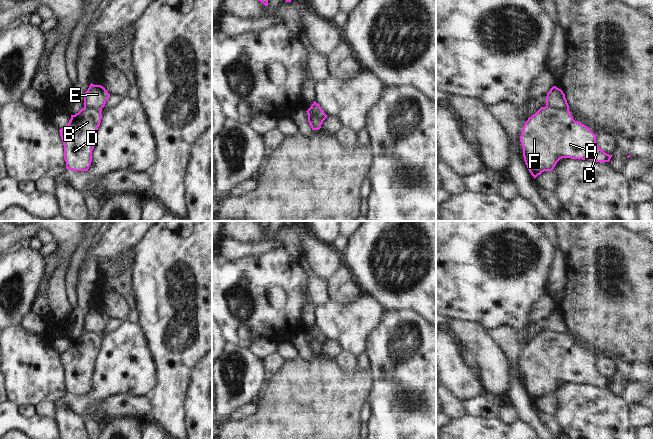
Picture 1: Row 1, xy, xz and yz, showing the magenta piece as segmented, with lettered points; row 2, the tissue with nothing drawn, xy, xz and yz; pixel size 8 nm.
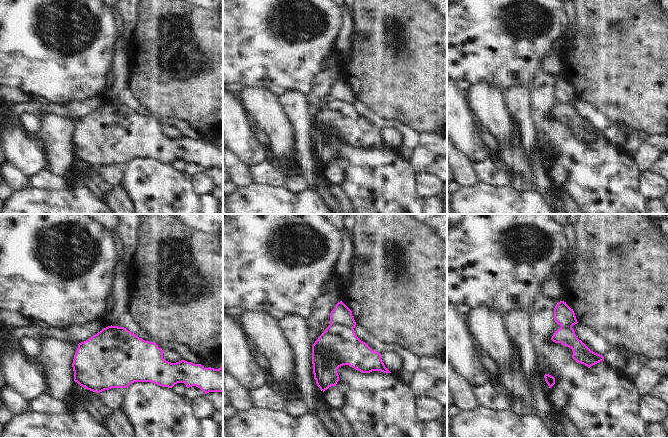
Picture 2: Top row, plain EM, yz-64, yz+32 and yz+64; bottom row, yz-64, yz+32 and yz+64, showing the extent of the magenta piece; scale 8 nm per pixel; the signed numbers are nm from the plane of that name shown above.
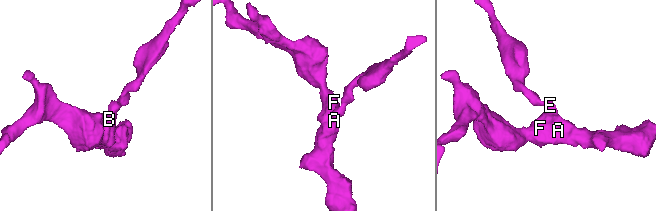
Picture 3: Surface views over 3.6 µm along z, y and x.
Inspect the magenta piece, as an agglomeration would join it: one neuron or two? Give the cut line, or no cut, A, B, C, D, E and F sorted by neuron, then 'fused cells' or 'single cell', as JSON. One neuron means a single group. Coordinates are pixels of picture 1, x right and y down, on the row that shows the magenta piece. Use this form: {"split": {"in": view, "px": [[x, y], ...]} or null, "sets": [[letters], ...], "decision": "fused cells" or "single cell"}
{"split": {"in": "yz", "px": [[546, 105], [568, 111]]}, "sets": [["A", "B", "C", "D", "F"], ["E"]], "decision": "fused cells"}

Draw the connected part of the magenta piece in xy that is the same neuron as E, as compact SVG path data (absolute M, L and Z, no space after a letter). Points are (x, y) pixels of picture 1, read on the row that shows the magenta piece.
M91 83L84 94L84 107L93 108L101 112L109 96L110 94L103 86Z

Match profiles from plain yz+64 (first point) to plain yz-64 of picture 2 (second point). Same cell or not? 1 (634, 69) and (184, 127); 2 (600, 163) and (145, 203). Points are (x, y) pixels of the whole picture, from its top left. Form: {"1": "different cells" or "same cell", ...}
{"1": "different cells", "2": "same cell"}

